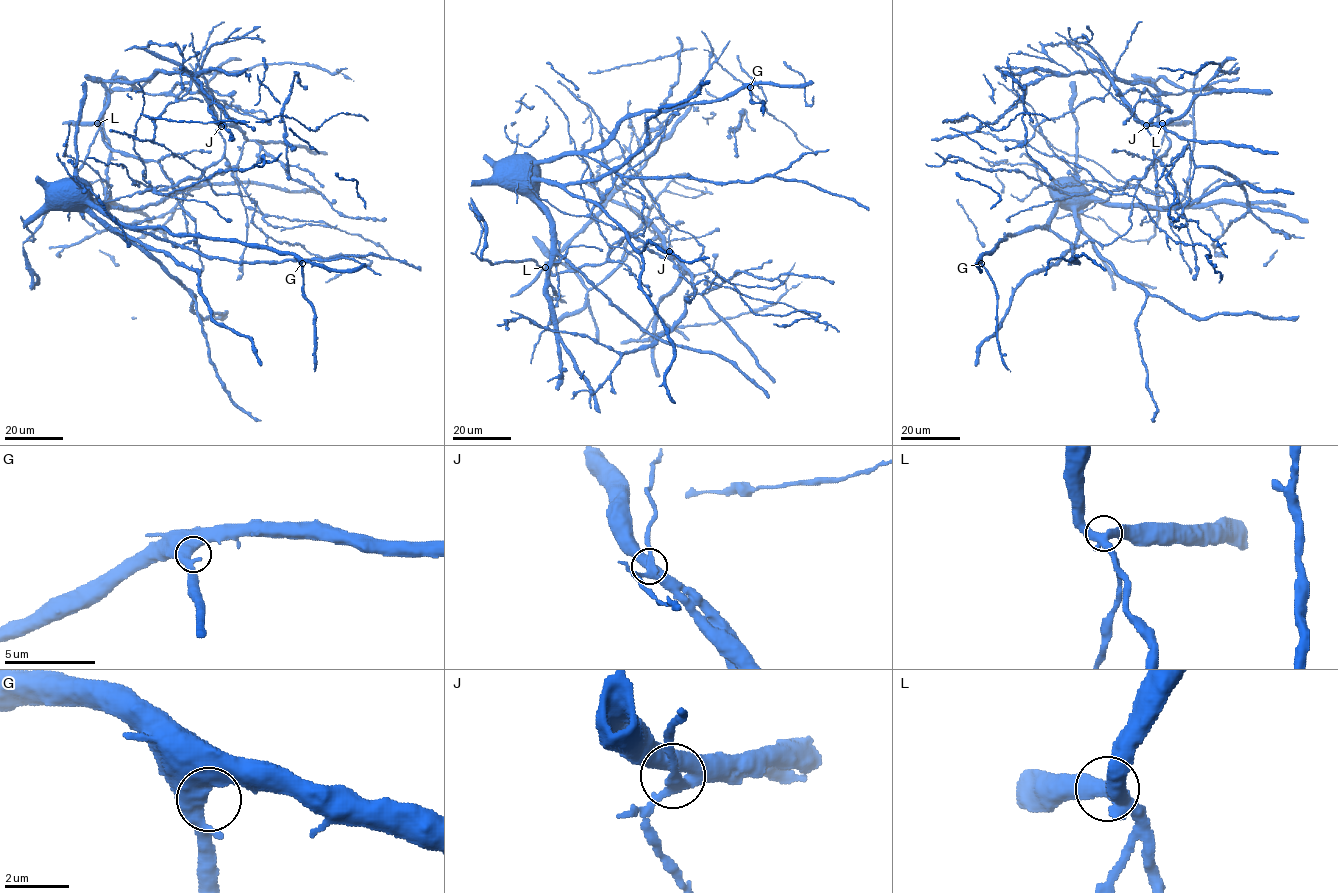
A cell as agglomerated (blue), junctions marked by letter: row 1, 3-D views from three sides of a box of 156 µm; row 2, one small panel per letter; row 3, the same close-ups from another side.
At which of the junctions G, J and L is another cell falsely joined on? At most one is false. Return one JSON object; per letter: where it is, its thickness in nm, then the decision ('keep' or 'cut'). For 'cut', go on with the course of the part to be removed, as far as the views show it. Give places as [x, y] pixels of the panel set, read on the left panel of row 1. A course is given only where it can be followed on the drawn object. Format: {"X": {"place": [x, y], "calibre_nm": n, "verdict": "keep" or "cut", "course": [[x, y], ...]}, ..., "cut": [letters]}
{"G": {"place": [302, 263], "calibre_nm": 440, "verdict": "keep"}, "J": {"place": [221, 126], "calibre_nm": 440, "verdict": "cut", "course": [[220, 126], [222, 106], [206, 84], [195, 56], [192, 33]]}, "L": {"place": [97, 123], "calibre_nm": 420, "verdict": "keep"}, "cut": ["J"]}

